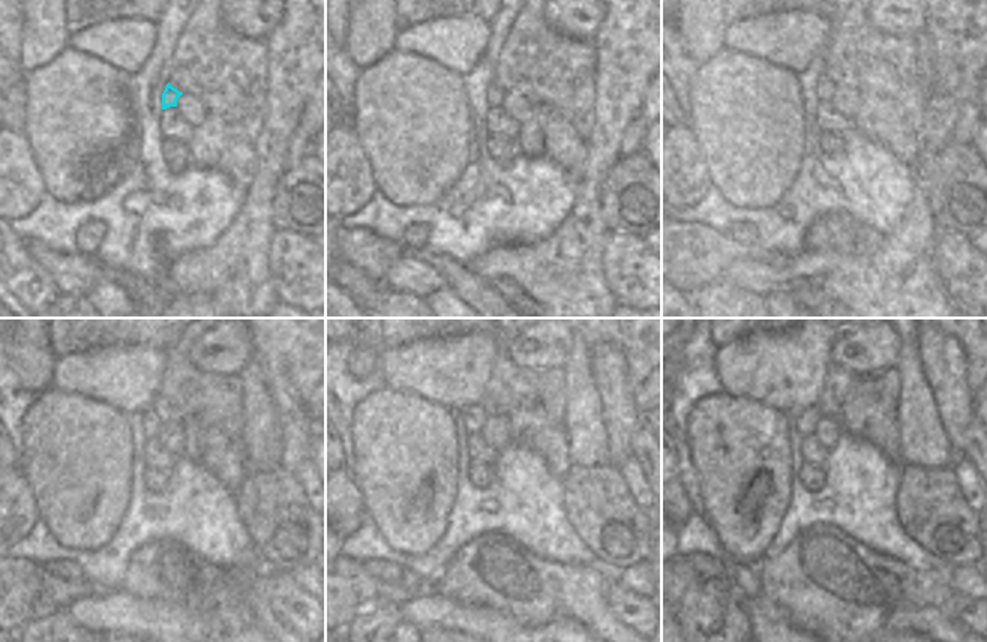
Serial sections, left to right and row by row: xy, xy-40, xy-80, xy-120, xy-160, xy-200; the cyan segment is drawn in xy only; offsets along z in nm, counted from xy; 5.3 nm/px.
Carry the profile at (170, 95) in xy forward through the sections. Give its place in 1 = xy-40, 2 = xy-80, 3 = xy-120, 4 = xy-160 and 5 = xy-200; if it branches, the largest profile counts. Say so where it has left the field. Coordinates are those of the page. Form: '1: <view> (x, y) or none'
1: xy-40 (494, 93)
2: xy-80 (824, 89)
3: xy-120 (152, 422)
4: xy-160 (473, 417)
5: xy-200 (804, 420)

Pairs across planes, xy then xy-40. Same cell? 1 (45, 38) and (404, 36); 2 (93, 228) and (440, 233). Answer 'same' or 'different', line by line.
1: different
2: different

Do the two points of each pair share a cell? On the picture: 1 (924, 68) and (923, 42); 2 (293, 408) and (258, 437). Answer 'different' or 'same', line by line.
1: same
2: different

